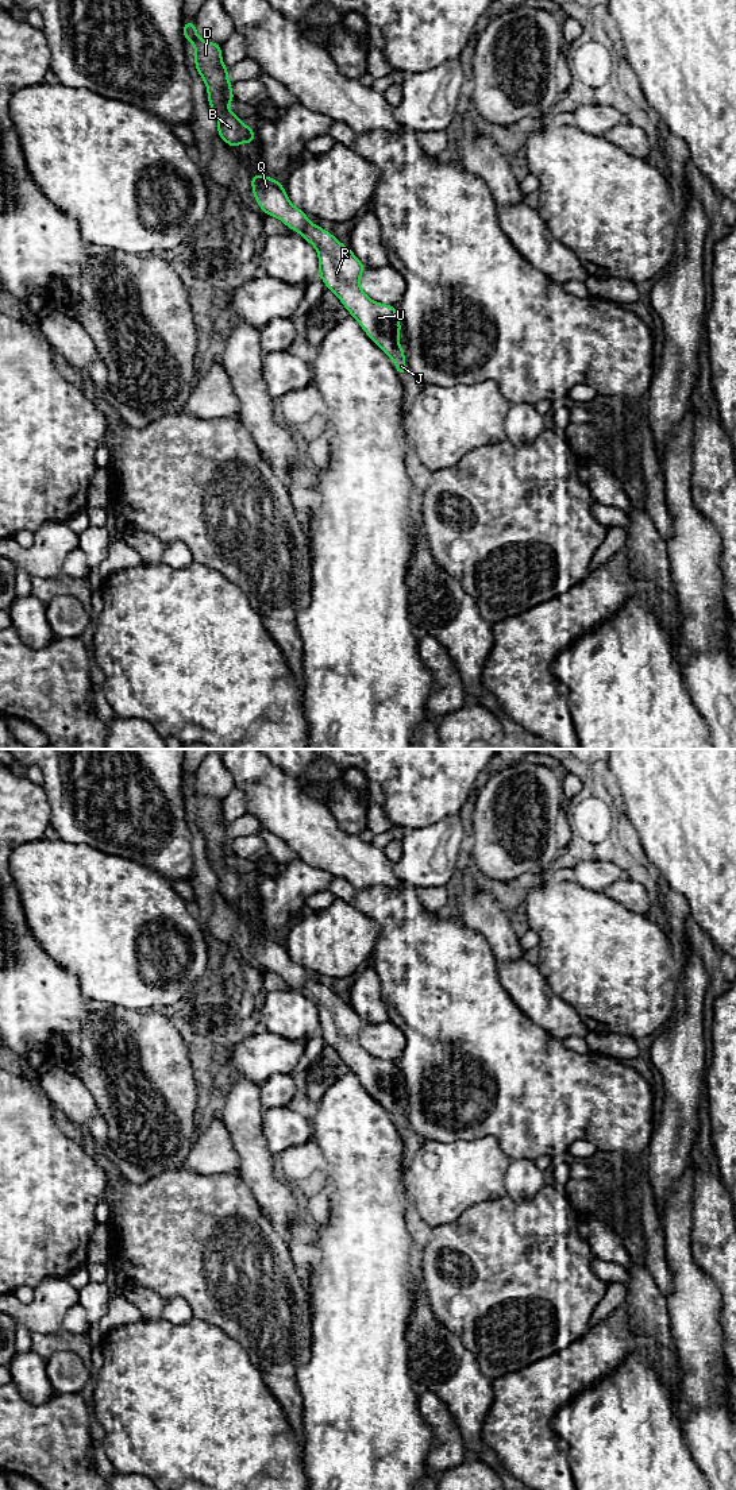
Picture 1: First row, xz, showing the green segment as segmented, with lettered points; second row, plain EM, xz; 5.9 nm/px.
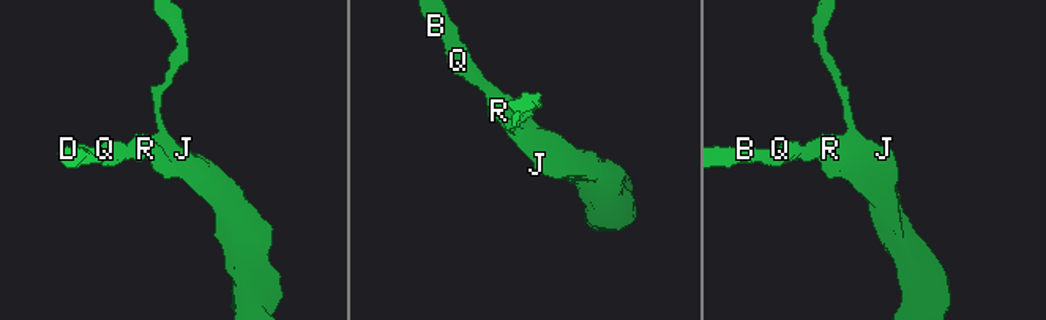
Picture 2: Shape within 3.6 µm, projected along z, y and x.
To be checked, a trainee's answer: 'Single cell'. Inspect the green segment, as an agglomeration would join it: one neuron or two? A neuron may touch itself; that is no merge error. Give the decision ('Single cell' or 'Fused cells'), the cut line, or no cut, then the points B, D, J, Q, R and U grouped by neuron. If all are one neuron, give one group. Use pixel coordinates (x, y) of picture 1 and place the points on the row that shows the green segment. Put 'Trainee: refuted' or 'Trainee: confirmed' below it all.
Single cell. No split. Groups: B D J Q R U
Trainee: confirmed

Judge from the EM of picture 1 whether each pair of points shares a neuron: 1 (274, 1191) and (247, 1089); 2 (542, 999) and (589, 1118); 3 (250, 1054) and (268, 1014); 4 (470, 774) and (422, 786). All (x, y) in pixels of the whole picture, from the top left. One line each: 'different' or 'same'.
1: same
2: different
3: different
4: same

